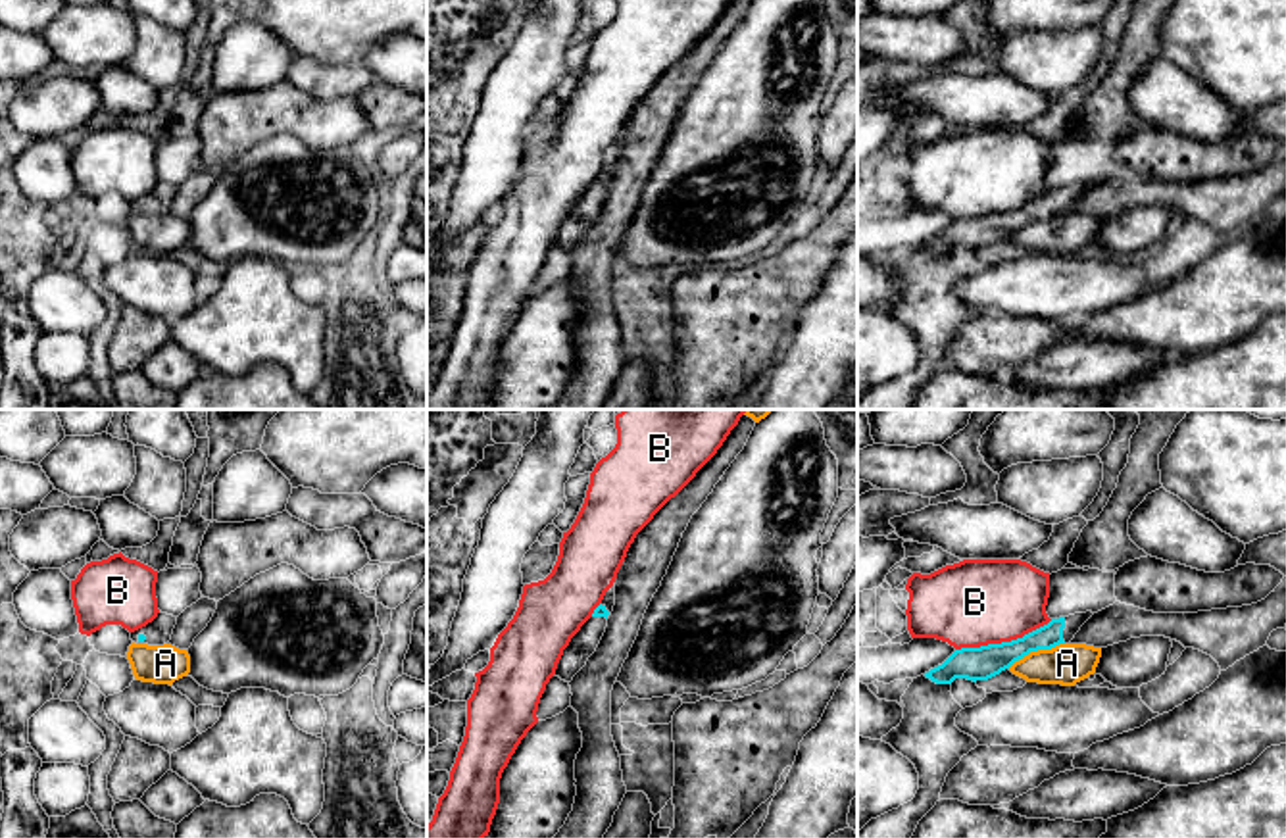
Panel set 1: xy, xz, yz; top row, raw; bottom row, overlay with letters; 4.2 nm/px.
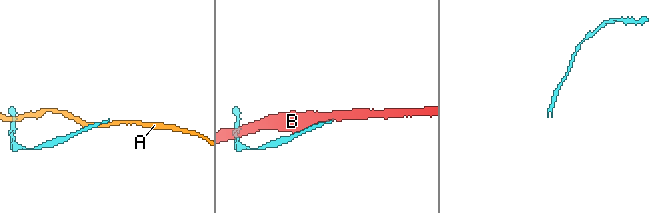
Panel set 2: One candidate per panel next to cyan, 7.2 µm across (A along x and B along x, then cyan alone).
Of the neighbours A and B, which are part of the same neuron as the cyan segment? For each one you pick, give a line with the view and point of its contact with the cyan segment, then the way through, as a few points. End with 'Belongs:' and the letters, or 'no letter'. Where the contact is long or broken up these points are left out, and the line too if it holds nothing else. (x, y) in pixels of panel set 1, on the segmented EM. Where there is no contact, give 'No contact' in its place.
Belongs: no letter

